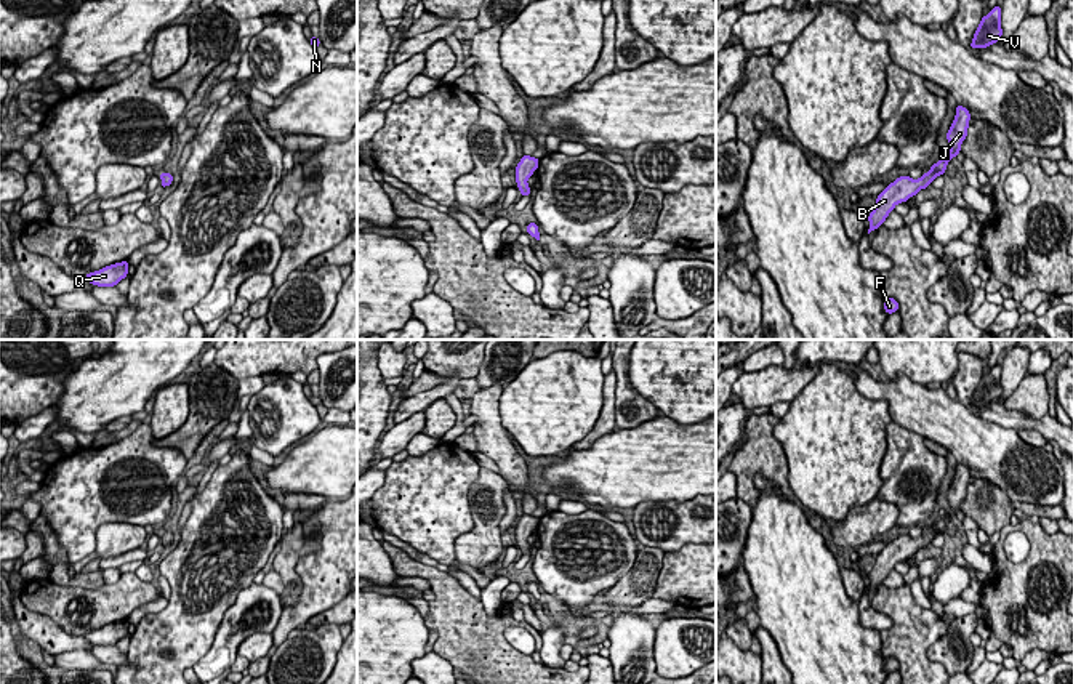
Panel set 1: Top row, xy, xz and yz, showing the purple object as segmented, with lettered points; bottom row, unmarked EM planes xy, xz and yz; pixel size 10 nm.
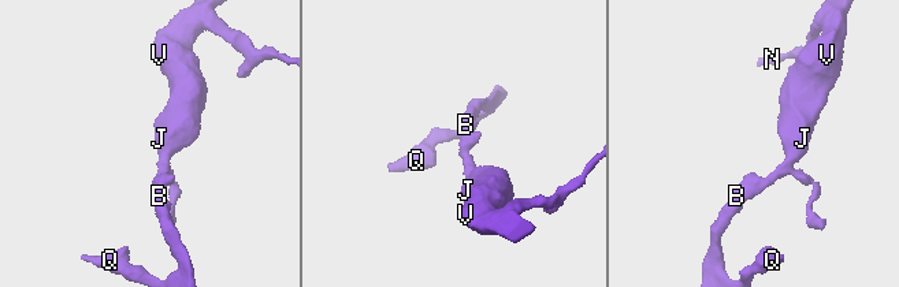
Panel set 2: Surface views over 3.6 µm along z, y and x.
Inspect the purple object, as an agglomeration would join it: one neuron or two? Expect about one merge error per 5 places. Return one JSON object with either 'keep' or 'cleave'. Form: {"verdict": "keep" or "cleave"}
{"verdict": "keep"}

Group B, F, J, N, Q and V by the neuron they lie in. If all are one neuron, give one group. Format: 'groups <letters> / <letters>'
groups B F J N Q V

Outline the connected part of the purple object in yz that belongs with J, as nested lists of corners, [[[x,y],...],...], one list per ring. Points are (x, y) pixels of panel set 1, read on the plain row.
[[[956,465],[954,479],[946,492],[950,501],[950,511],[940,517],[937,522],[930,524],[930,529],[921,537],[913,538],[910,535],[900,535],[890,541],[878,556],[873,570],[868,573],[870,588],[868,593],[878,588],[897,562],[906,561],[910,556],[916,554],[921,548],[929,546],[929,543],[938,535],[945,533],[946,522],[961,511],[961,503],[967,495],[971,471]]]

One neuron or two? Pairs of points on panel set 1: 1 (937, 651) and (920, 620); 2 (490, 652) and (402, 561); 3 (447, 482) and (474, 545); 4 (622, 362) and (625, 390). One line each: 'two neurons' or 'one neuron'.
1: two neurons
2: one neuron
3: two neurons
4: one neuron

